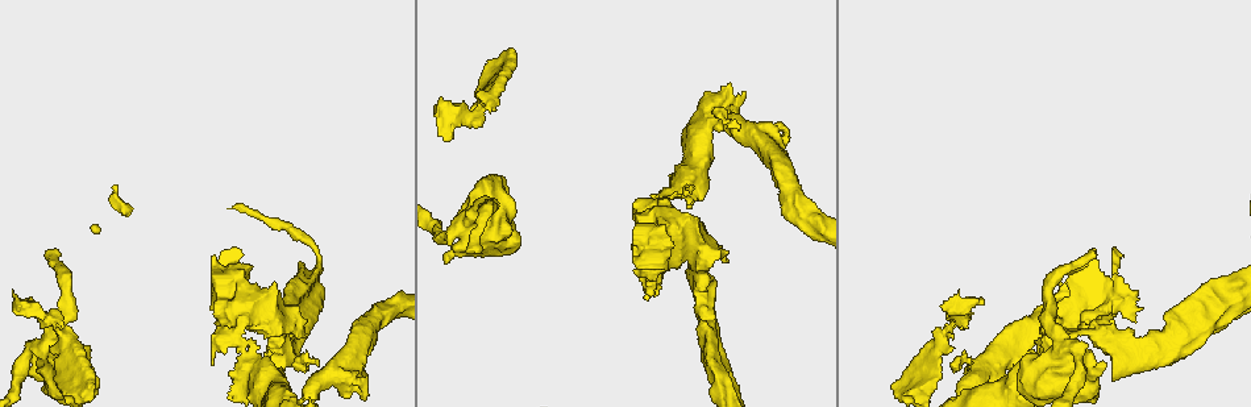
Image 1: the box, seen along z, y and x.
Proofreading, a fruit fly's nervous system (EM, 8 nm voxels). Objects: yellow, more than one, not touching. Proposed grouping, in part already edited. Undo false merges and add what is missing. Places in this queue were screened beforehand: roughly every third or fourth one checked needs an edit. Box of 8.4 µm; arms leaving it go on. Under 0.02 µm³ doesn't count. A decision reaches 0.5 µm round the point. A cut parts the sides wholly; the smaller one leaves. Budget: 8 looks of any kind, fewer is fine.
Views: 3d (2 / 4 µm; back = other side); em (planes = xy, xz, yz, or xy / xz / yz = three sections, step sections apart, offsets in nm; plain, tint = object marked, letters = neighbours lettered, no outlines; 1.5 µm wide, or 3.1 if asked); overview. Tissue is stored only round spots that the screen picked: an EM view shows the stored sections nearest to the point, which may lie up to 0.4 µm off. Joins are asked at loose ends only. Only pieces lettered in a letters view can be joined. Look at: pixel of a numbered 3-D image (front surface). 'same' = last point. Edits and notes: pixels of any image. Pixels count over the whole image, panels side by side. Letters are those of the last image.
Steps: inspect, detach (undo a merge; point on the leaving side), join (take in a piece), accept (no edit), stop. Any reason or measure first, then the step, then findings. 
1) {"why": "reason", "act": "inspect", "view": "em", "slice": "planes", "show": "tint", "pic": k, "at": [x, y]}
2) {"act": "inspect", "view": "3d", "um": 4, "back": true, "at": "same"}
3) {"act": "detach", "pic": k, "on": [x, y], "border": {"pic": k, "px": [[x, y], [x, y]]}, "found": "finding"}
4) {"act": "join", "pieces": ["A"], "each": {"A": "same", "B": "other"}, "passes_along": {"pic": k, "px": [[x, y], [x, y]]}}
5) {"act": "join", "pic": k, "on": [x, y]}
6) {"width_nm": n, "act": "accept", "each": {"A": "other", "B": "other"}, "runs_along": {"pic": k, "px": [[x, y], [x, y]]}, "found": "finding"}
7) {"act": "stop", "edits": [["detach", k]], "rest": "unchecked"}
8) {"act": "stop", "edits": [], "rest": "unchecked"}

{"why": "free end", "act": "inspect", "view": "3d", "um": 2, "back": true, "pic": 1, "at": [1104, 364]}

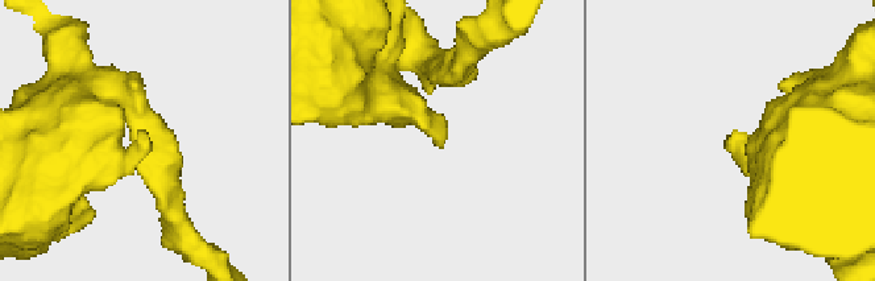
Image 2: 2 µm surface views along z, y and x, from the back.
{"why": "need the tissue", "act": "inspect", "view": "em", "slice": "xz", "step": 4, "show": "letters", "pic": 2, "at": [137, 138]}

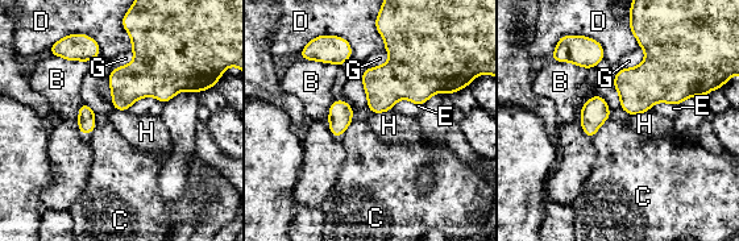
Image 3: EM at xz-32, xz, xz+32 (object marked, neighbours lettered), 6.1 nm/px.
{"longest_contact_nm": ["D", 340], "act": "accept", "each": {"B": "other", "C": "other", "D": "other", "E": "other", "G": "other", "H": "other"}, "border": {"pic": 3, "px": [[609, 119], [590, 138]]}, "found": "no lettered piece goes on from it"}

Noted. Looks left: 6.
{"act": "inspect", "view": "3d", "um": 4, "pic": 1, "at": [504, 180]}

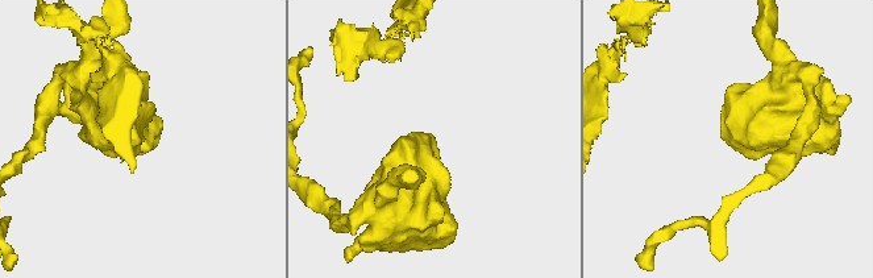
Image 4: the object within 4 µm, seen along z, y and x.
{"why": "shape alone is not enough", "act": "inspect", "view": "em", "slice": "planes", "show": "letters", "pic": 4, "at": [436, 141]}

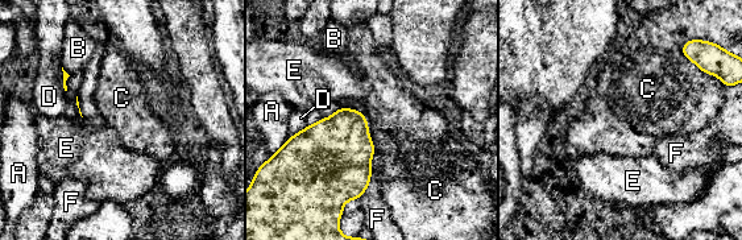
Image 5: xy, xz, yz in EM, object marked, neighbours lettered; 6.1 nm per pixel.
{"act": "accept", "each": {"A": "other", "B": "other", "C": "other", "D": "other", "E": "other", "F": "other"}, "found": "no lettered piece goes on from it"}

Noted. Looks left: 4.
{"why": "sharp bend", "act": "inspect", "view": "3d", "um": 4, "pic": 1, "at": [696, 162]}

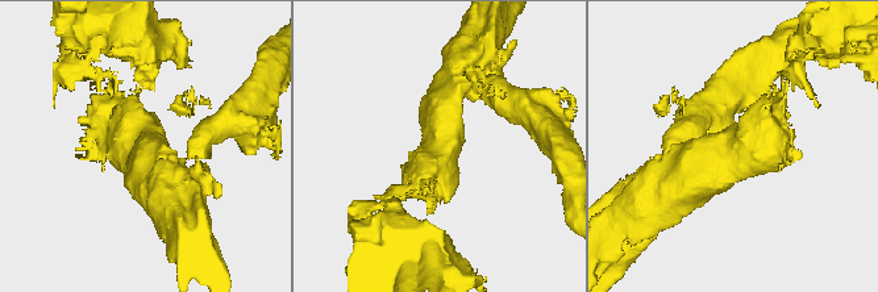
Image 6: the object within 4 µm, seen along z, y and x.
{"why": "shape alone is not enough", "act": "inspect", "view": "em", "slice": "xy", "step": 4, "show": "letters", "pic": 6, "at": [737, 149]}

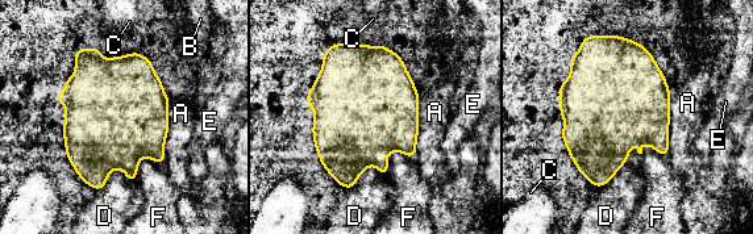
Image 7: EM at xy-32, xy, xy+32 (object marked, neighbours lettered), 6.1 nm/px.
{"act": "accept", "each": {"A": "other", "B": "other", "C": "other", "D": "other", "E": "other", "F": "other"}, "border": {"pic": 7, "px": [[163, 163], [142, 157], [134, 179]]}, "found": "one neuron here"}

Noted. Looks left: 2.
{"act": "stop", "edits": [], "rest": "unchecked"}

